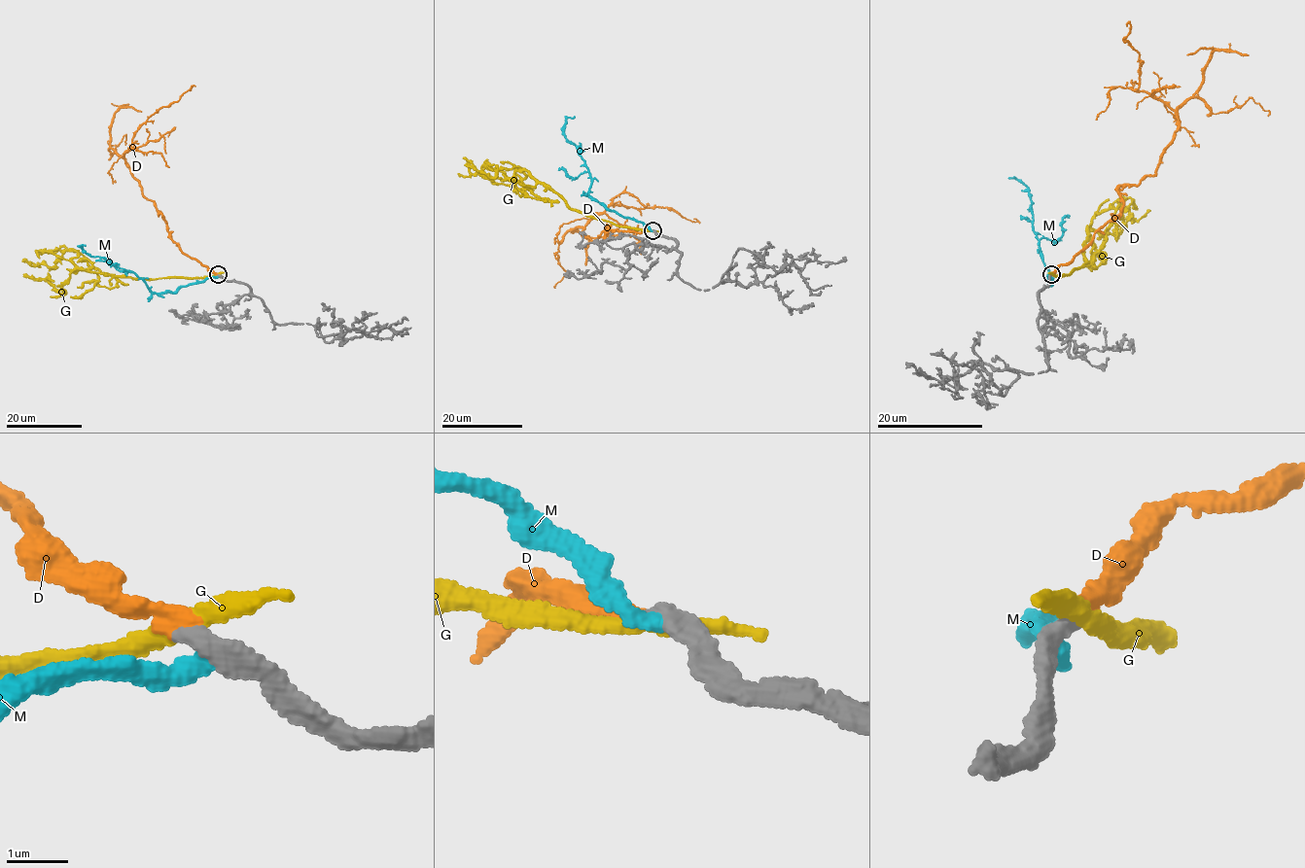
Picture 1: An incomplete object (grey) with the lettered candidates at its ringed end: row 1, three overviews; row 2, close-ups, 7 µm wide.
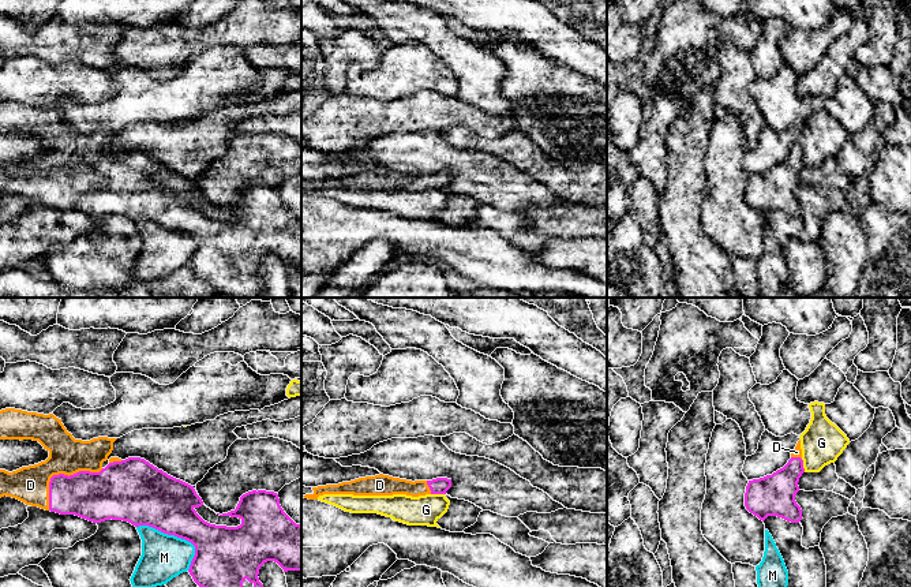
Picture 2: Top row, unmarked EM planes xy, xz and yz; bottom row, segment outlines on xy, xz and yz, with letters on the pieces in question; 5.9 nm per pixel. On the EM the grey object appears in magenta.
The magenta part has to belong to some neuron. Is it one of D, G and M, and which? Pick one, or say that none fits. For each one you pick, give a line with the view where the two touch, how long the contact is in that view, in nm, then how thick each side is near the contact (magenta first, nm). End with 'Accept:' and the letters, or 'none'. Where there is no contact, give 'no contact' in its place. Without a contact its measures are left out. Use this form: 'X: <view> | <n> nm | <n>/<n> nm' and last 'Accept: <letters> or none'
D: xy | 400 nm | 280/220 nm
Accept: D

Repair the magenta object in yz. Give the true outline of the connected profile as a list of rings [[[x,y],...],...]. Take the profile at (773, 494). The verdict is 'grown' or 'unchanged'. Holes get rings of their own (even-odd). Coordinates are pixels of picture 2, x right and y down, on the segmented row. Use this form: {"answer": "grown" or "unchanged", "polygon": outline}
{"answer": "grown", "polygon": [[[801,440],[791,453],[788,463],[760,479],[749,481],[745,493],[746,509],[765,520],[768,516],[777,516],[791,523],[802,520],[802,509],[795,501],[799,491],[799,478],[805,472]]]}

